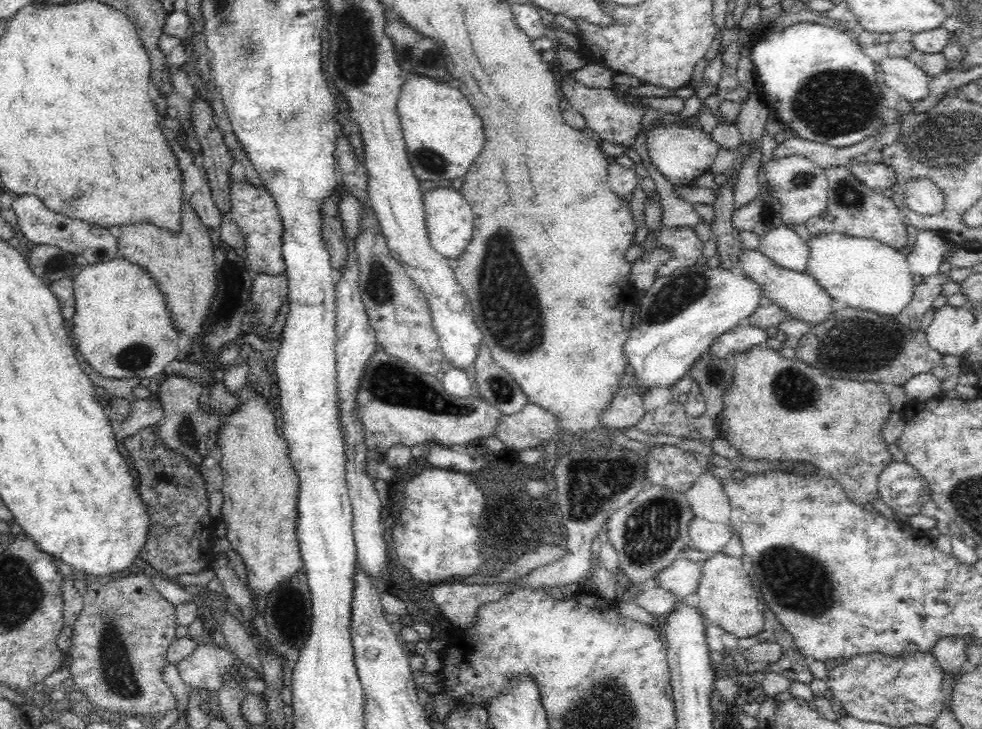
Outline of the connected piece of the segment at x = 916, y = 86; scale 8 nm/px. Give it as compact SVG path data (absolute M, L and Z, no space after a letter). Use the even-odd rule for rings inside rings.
M884 56L879 62L886 75L886 87L909 102L924 100L929 96L931 78L907 58Z

